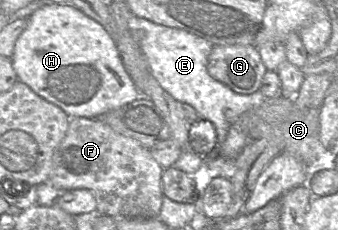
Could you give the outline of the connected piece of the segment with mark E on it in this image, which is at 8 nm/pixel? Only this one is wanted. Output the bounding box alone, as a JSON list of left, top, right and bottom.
[131,16,267,149]

